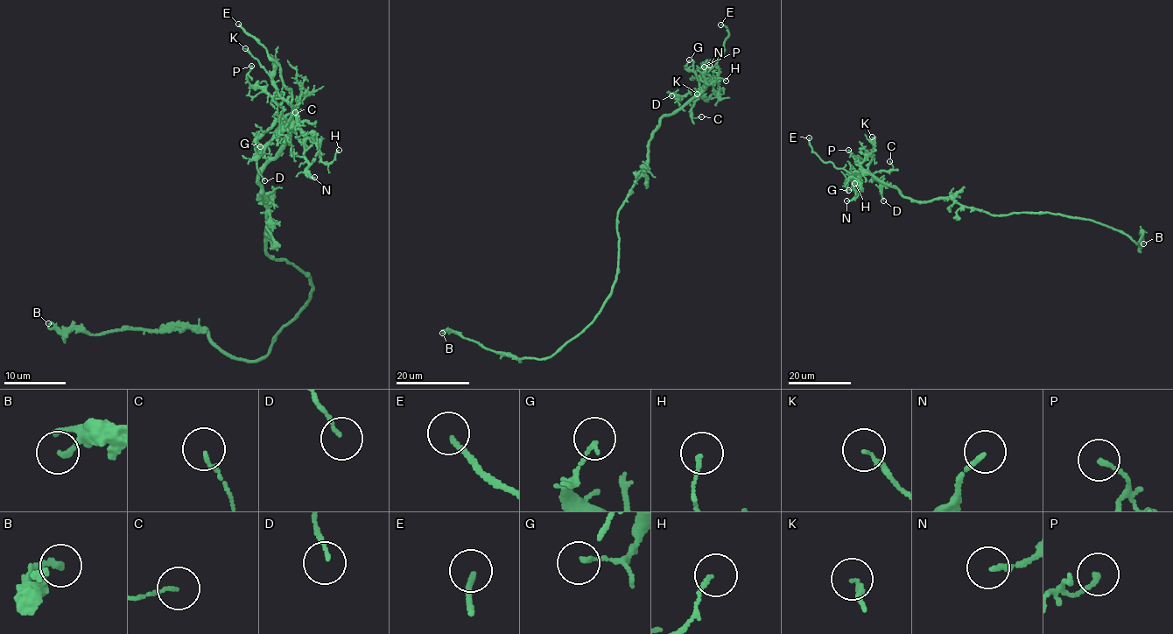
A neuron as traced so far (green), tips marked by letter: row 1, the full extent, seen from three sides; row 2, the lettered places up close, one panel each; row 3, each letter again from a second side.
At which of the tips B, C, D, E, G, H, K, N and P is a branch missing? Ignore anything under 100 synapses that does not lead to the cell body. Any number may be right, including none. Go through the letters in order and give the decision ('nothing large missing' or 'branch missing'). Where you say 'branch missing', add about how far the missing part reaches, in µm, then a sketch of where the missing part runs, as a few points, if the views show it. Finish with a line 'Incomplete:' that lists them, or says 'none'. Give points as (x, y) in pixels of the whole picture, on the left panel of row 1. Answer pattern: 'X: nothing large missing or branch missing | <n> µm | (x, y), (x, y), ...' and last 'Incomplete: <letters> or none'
B: nothing large missing
C: nothing large missing
D: nothing large missing
E: branch missing | 50 µm
G: nothing large missing
H: nothing large missing
K: nothing large missing
N: nothing large missing
P: nothing large missing
Incomplete: E

